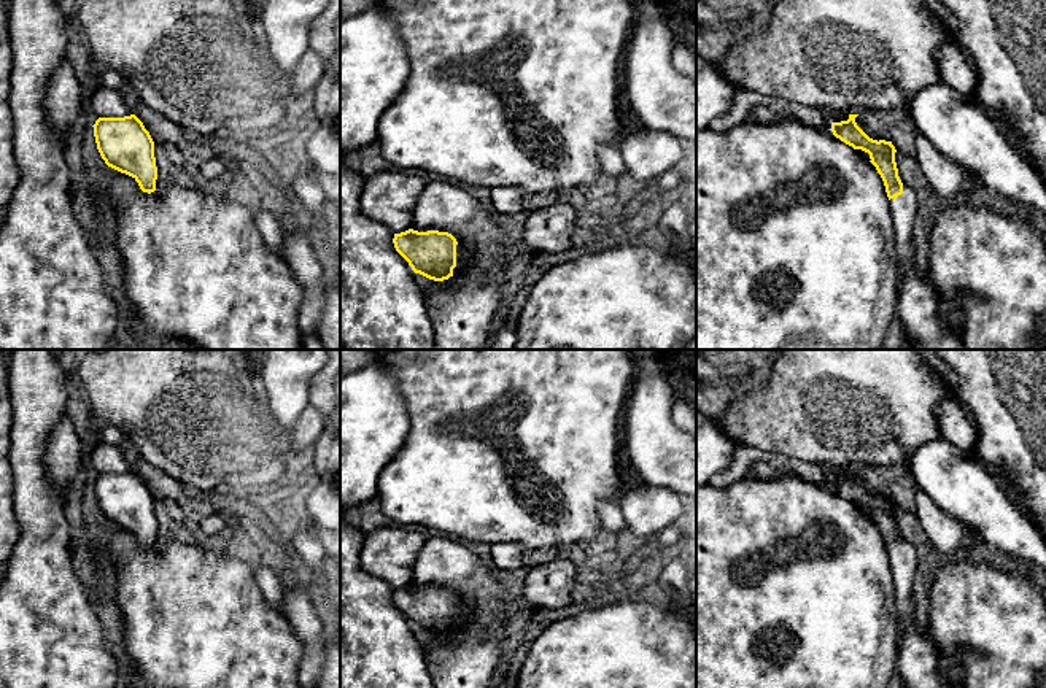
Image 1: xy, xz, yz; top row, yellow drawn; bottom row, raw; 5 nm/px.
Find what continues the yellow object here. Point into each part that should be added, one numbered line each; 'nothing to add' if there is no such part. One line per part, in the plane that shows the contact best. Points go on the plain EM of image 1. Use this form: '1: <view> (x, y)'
1: yz (918, 664)

